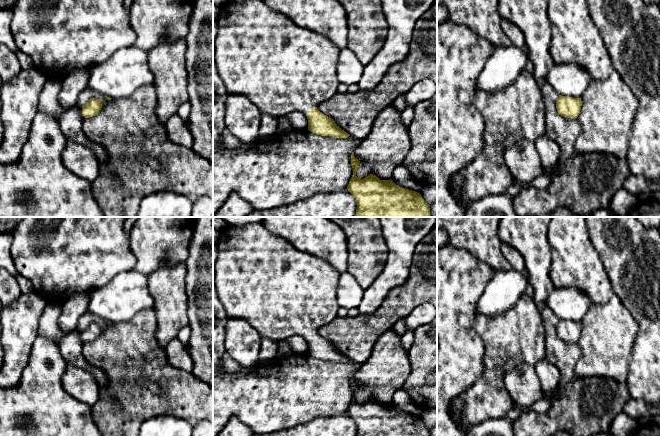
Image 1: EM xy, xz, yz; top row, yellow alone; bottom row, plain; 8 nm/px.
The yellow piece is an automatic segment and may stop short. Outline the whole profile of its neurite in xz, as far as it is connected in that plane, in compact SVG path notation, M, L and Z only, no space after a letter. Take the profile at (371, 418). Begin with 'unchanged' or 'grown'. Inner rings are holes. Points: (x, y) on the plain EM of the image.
unchanged; M354 376L351 378L353 399L347 410L357 427L356 436L430 436L430 429L422 422L421 418L397 410L391 403L380 404L376 399L370 398L364 403L356 400L356 394L361 390Z

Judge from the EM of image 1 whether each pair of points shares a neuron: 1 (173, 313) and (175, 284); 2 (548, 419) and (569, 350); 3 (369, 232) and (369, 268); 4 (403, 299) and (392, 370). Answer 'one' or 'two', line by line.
1: one
2: one
3: one
4: two

